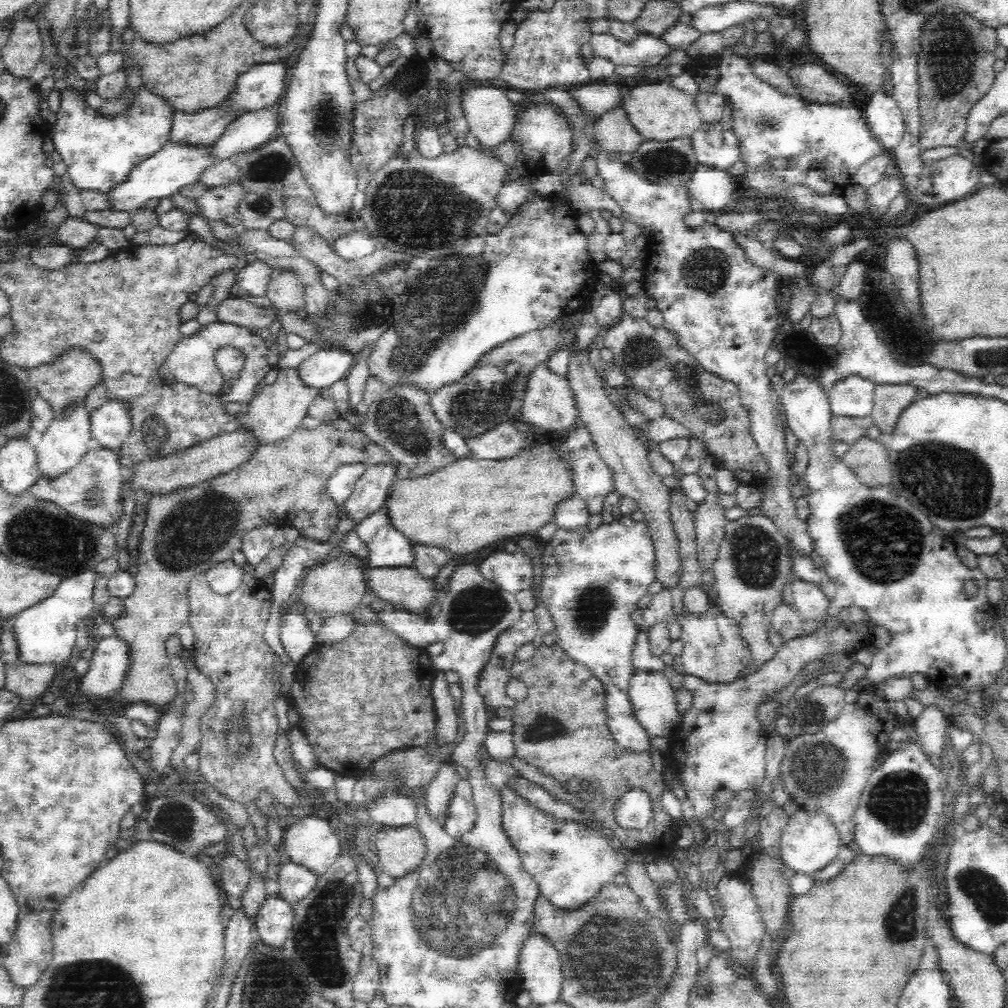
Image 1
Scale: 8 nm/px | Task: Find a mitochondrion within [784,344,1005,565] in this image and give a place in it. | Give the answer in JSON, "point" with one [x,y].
{"point":[958,483]}

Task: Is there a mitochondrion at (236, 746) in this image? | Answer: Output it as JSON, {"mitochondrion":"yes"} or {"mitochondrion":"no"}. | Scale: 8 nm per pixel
{"mitochondrion":"yes"}

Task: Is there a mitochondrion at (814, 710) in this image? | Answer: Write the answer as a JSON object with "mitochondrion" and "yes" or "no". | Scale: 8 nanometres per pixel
{"mitochondrion":"yes"}

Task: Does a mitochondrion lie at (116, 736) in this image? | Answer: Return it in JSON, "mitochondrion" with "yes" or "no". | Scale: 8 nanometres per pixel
{"mitochondrion":"no"}

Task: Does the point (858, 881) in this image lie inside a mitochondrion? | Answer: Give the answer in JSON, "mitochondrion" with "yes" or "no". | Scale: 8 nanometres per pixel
{"mitochondrion":"no"}

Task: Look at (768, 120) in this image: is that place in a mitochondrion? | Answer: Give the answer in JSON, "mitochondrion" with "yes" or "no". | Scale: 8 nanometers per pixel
{"mitochondrion":"yes"}

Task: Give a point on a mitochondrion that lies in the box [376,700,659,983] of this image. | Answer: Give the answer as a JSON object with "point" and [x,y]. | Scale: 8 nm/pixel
{"point":[460,905]}

